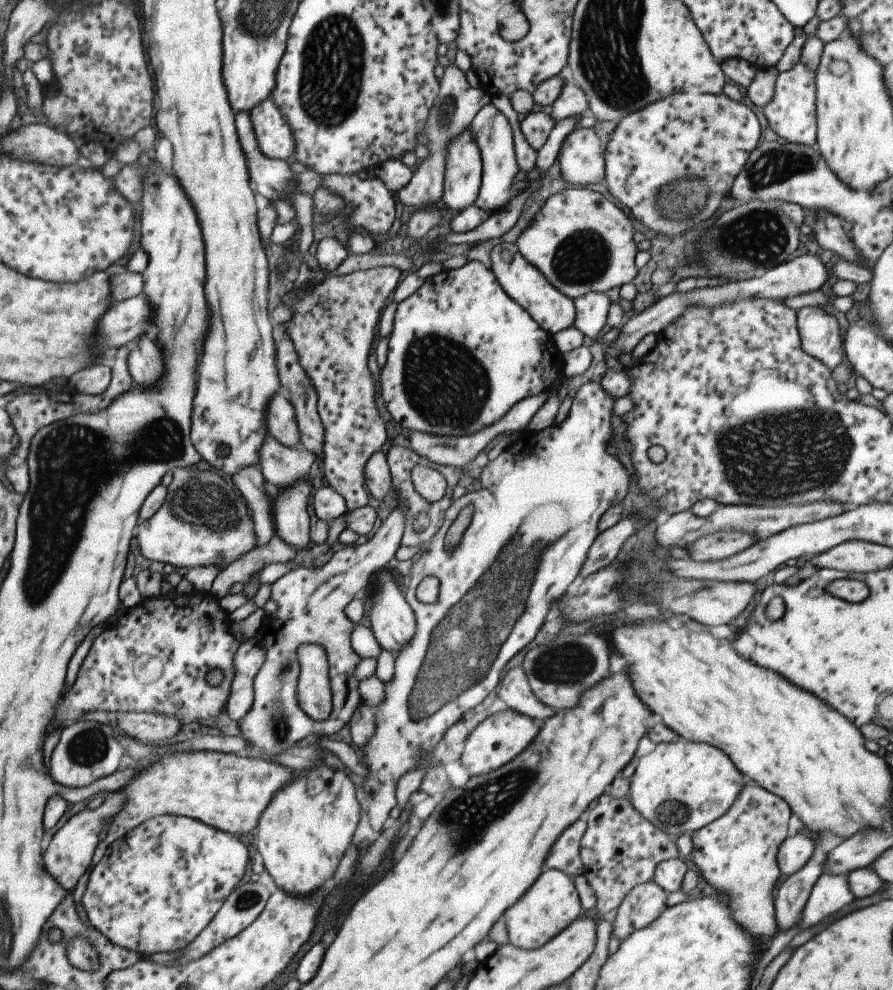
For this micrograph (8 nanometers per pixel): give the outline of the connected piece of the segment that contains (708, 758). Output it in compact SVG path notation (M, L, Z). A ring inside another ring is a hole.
M695 742L657 743L653 751L637 759L633 774L628 778L627 798L631 806L659 830L676 838L685 832L693 833L698 828L719 818L734 803L741 783L741 774L735 770L731 760L707 744Z

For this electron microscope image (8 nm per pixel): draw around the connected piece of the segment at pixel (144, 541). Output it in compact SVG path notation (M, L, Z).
M175 468L163 504L155 514L138 522L134 534L143 558L185 568L219 565L223 570L241 554L249 553L257 542L242 500L223 478L208 469Z

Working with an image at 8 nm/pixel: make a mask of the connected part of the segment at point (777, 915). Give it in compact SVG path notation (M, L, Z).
M820 838L814 842L811 858L797 872L790 874L777 888L774 898L774 919L779 930L789 930L800 920L802 908L817 877L822 873L822 862L826 855L820 848Z

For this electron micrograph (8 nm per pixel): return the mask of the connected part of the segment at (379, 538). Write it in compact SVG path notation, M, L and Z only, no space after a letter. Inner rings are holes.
M396 506L385 518L377 531L363 544L344 545L340 550L323 559L319 568L297 567L296 569L277 578L270 584L270 599L277 604L274 616L266 617L261 623L257 634L259 642L265 649L265 662L257 671L252 680L253 700L251 708L241 720L238 726L244 741L250 746L250 751L255 751L259 757L269 759L275 753L292 747L295 742L309 734L333 734L339 732L351 718L357 704L361 703L359 692L357 692L358 680L354 677L354 668L361 660L350 645L350 632L353 628L352 622L347 620L343 614L344 606L353 599L365 593L369 586L371 576L379 571L384 564L394 558L395 550L400 545L400 538L404 529L404 516ZM300 644L316 644L323 648L326 656L328 672L328 687L331 691L329 716L323 722L315 722L309 718L297 704L295 698L295 687L299 674L296 650Z

